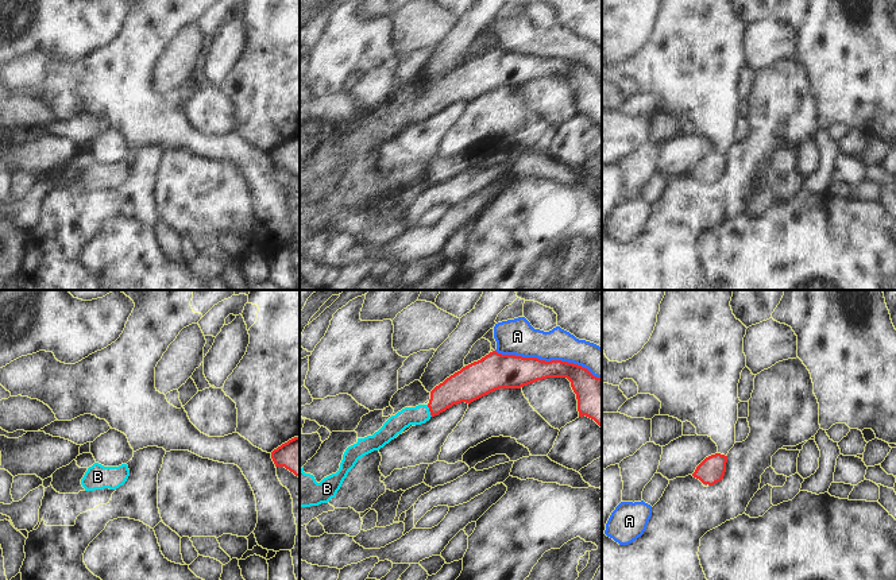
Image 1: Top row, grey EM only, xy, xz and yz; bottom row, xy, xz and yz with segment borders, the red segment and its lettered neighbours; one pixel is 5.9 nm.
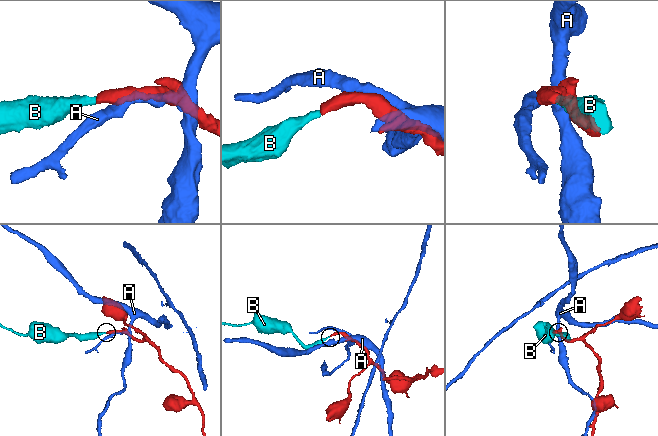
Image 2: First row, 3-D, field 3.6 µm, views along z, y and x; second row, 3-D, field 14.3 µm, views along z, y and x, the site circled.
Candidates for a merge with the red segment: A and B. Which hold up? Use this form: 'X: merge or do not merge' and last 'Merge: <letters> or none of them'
A: do not merge
B: merge
Merge: B

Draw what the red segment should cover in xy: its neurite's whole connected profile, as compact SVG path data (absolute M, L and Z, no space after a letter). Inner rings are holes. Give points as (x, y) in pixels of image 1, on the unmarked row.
M294 135L271 150L275 165L285 165L300 175L300 135Z

